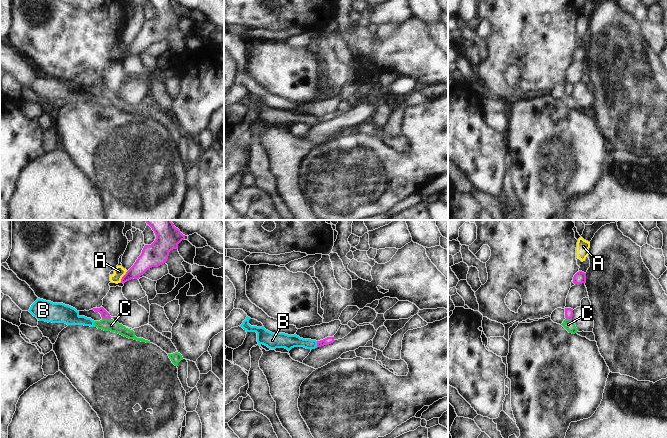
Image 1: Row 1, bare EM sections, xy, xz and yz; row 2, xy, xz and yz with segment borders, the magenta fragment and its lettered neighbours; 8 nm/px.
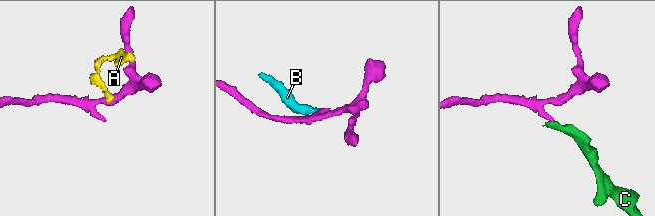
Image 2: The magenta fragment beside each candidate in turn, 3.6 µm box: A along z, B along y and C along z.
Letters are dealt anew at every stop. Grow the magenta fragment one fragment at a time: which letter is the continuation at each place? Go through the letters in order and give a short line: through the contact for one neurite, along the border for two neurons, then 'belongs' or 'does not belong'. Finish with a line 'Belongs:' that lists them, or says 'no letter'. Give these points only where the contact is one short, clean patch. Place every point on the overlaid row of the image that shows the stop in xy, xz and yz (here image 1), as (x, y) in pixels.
A: line xy (127, 271), (120, 281); does not belong
B: line xz (316, 341), (317, 346); does not belong
C: line xy (102, 318), (110, 319); does not belong
Belongs: no letter

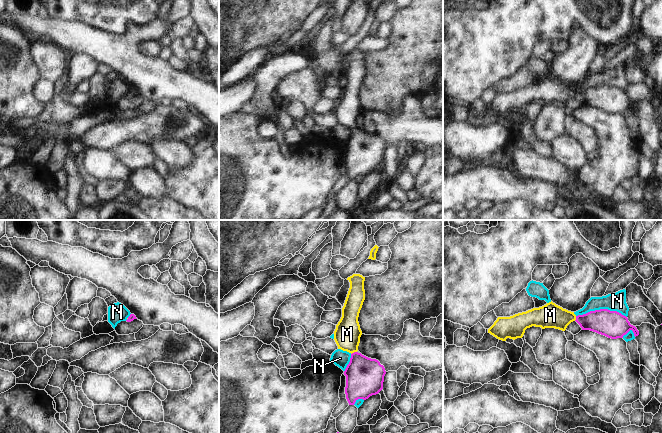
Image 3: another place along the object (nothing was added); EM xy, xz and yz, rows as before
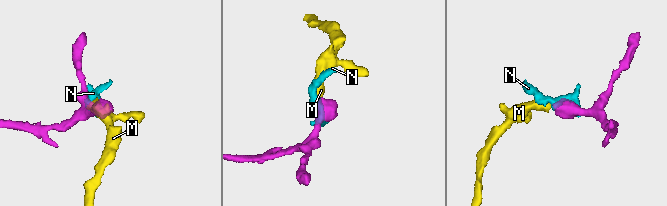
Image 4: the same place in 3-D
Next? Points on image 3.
M: line xz (364, 376), (354, 352), (347, 339), (347, 334); belongs
N: does not belong
Belongs: M

